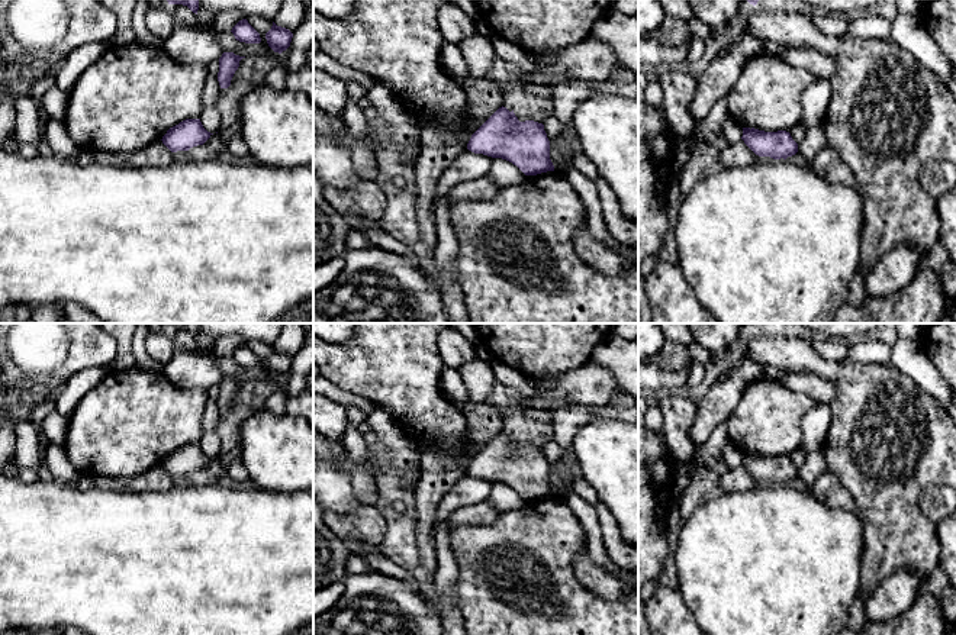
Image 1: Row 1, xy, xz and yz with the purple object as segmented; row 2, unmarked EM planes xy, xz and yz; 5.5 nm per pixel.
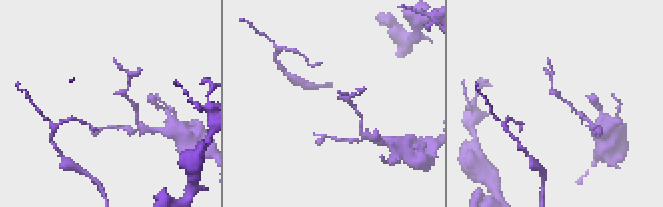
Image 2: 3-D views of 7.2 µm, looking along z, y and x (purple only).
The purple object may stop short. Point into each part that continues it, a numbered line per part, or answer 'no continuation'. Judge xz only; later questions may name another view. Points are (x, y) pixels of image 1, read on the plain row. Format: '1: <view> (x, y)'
no continuation

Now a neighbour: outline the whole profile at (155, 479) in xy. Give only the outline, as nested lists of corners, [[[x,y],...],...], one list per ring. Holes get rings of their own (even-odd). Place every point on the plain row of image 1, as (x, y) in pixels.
[[[161,464],[129,478],[96,476],[93,481],[96,489],[115,493],[167,491],[176,486]]]

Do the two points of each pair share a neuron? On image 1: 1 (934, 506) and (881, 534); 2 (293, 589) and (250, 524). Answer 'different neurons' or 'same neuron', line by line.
1: different neurons
2: same neuron

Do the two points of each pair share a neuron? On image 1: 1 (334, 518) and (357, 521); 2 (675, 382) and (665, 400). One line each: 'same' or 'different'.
1: same
2: different

